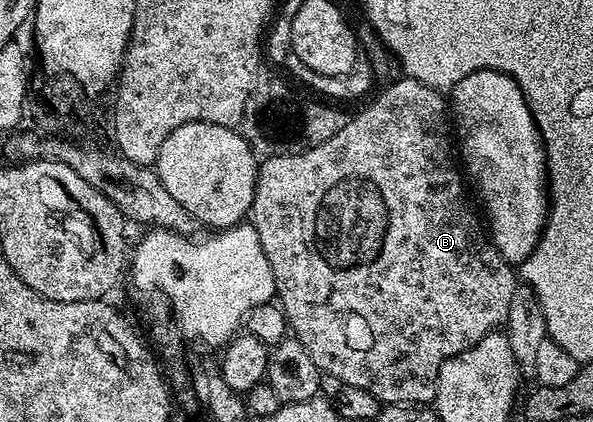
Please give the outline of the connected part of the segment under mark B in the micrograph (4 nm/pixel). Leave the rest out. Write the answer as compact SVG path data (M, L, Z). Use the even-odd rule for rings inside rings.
M404 76L401 79L401 82L396 82L393 86L386 87L365 110L360 110L357 114L353 113L349 117L347 124L342 128L342 132L330 136L330 140L326 140L317 146L309 146L303 154L273 154L265 157L259 163L256 171L256 191L254 192L254 204L250 211L250 225L258 232L258 240L262 240L262 252L266 252L266 260L270 260L270 268L274 272L274 280L276 281L275 297L278 299L280 309L284 311L284 318L288 322L289 331L302 344L302 348L306 348L306 352L310 352L310 356L314 360L314 364L320 369L321 375L329 374L338 380L346 380L346 384L354 384L354 388L362 388L366 392L373 394L381 404L392 403L400 406L411 406L413 404L428 404L435 399L438 372L446 360L466 352L471 346L478 344L478 340L482 340L486 335L505 325L507 312L510 311L510 302L514 299L518 285L518 274L514 269L513 263L505 260L496 251L495 244L493 244L491 237L489 237L485 227L482 225L481 215L479 213L476 215L472 211L472 206L468 203L467 196L464 195L466 178L462 173L457 151L454 149L454 134L450 129L450 110L446 105L445 95L441 91L430 88L413 78Z

